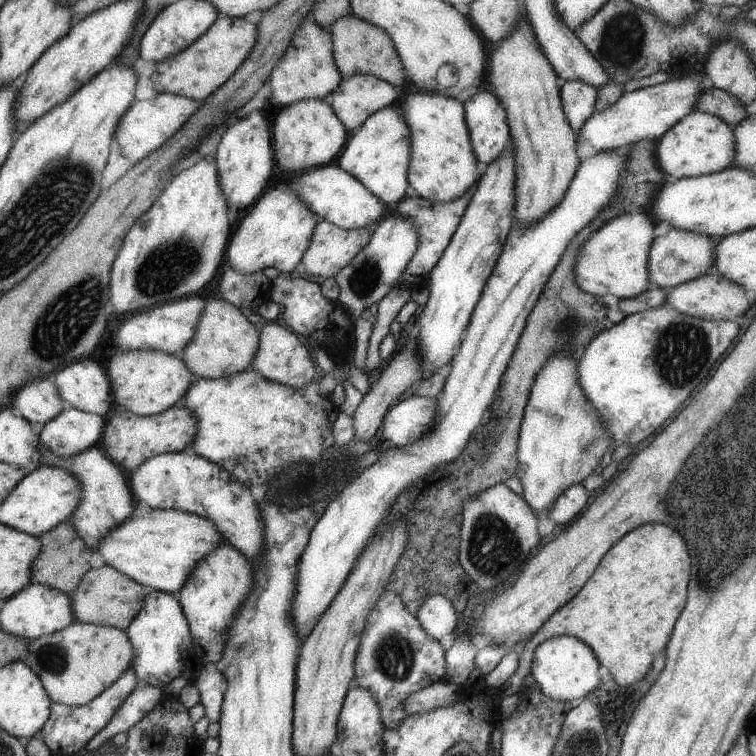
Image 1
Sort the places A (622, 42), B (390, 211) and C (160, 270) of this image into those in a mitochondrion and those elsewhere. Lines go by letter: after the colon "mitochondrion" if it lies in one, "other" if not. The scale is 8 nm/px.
A: mitochondrion
B: other
C: mitochondrion

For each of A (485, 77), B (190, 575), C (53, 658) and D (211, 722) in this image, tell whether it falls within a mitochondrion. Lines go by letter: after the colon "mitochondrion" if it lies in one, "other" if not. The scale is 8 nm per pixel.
A: other
B: other
C: mitochondrion
D: other

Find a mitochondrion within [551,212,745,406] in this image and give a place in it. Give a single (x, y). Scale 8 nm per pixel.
(682, 353)

